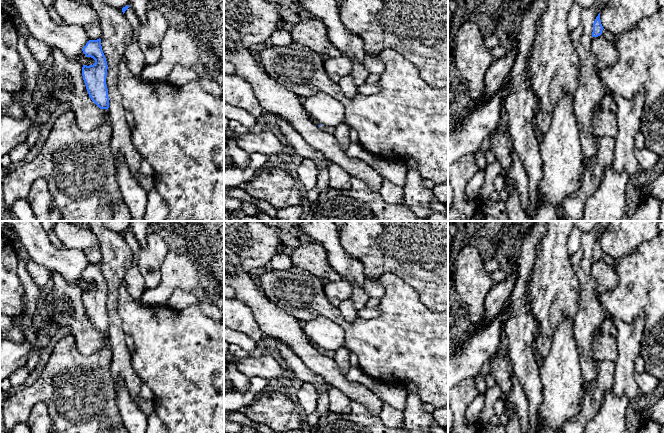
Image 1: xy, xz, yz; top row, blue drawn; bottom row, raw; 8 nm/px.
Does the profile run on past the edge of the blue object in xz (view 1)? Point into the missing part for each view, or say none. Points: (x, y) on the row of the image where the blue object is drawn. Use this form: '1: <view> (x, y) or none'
1: xz (325, 128)

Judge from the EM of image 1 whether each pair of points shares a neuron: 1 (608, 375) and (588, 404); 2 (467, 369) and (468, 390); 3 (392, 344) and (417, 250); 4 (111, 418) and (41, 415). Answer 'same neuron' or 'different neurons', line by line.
1: same neuron
2: different neurons
3: different neurons
4: different neurons

